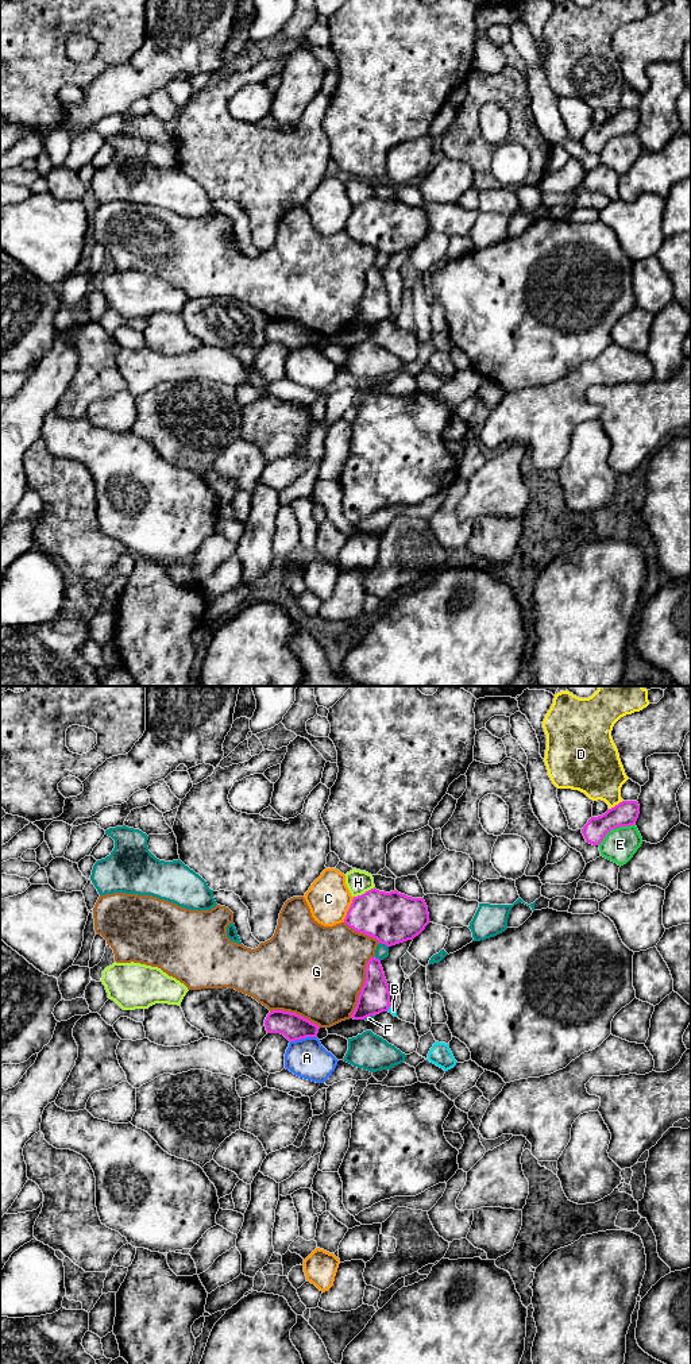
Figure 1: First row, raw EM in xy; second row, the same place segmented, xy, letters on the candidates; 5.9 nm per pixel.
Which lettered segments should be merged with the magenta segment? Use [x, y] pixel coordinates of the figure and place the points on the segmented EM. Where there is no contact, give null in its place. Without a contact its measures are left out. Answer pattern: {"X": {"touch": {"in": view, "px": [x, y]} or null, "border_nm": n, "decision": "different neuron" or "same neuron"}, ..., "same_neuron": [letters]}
{"A": {"touch": {"in": "xy", "px": [302, 1037]}, "border_nm": 160, "decision": "different neuron"}, "B": {"touch": {"in": "xy", "px": [389, 1006]}, "border_nm": 50, "decision": "different neuron"}, "C": {"touch": {"in": "xy", "px": [348, 909]}, "border_nm": 170, "decision": "different neuron"}, "D": {"touch": {"in": "xy", "px": [616, 805]}, "border_nm": 110, "decision": "different neuron"}, "E": {"touch": {"in": "xy", "px": [614, 828]}, "border_nm": 240, "decision": "different neuron"}, "F": {"touch": {"in": "xy", "px": [383, 943]}, "border_nm": 70, "decision": "different neuron"}, "G": {"touch": {"in": "xy", "px": [363, 986]}, "border_nm": 400, "decision": "different neuron"}, "H": {"touch": {"in": "xy", "px": [365, 893]}, "border_nm": 140, "decision": "different neuron"}, "same_neuron": []}

